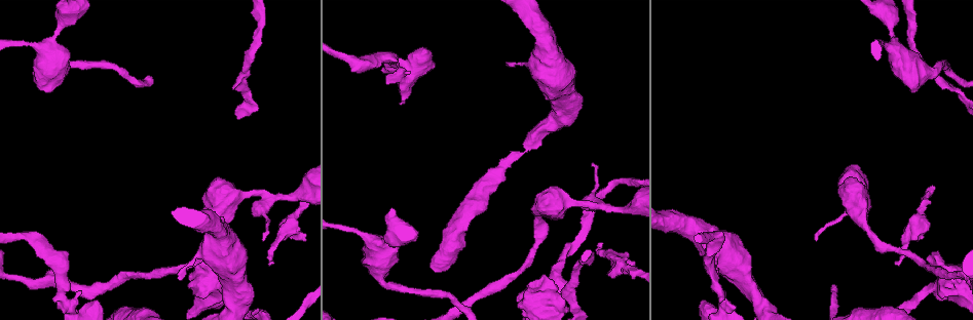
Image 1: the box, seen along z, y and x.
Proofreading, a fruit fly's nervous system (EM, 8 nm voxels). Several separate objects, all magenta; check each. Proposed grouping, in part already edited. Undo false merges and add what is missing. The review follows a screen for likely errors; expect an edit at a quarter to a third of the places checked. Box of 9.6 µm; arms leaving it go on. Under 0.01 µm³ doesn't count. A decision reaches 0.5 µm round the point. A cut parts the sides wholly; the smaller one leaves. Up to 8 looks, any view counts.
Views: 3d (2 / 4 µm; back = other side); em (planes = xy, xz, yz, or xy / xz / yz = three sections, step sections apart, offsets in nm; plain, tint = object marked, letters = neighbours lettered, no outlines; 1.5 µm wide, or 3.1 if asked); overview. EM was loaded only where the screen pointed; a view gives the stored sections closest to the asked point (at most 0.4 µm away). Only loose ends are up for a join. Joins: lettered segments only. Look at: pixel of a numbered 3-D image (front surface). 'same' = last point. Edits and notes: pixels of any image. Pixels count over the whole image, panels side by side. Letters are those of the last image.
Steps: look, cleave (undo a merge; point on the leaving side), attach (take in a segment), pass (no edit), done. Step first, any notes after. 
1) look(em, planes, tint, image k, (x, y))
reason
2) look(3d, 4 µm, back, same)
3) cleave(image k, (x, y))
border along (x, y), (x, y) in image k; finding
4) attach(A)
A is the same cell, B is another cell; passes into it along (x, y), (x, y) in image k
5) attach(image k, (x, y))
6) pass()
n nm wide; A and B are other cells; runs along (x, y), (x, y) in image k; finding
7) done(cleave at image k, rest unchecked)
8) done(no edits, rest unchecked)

look(em, xz, step 4, tint, image 1, (939, 298))
thick end

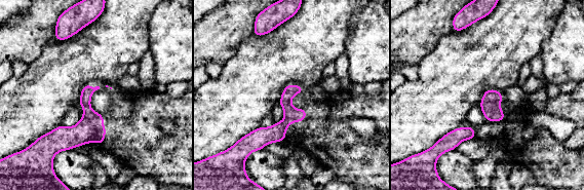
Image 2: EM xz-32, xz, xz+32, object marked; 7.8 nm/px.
look(em, xy, step 4, letters, same)
cut it another way

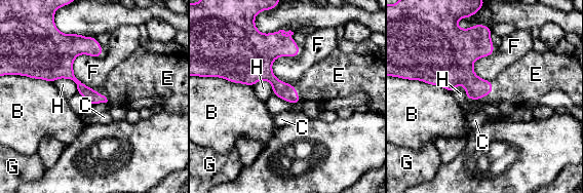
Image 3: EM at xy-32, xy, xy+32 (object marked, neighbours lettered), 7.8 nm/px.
attach(E)
F touches over 300 nm; E is the same cell, B, C, F, G and H are other cells; passes into it along (475, 87), (491, 91), (519, 83) in image 3; the neuron continues

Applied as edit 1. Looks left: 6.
look(em, xy, step 8, letters, image 1, (596, 207))
three-way junction

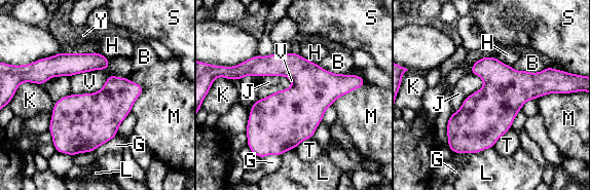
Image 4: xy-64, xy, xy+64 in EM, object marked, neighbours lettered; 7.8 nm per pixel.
look(em, planes, letters, same)
another direction

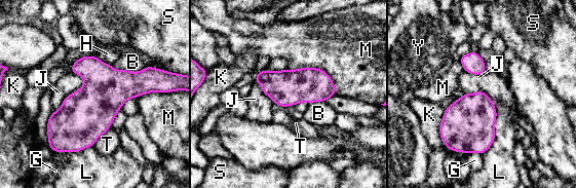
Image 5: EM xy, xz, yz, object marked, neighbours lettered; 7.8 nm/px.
pass()
280 nm wide; B, G, H, J, K, L, M, S, T and Y are other cells; border along (148, 65), (138, 71), (111, 66) in image 5; all the same neuron

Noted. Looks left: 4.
look(em, xy, step 4, letters, image 1, (933, 71))
sudden change in width

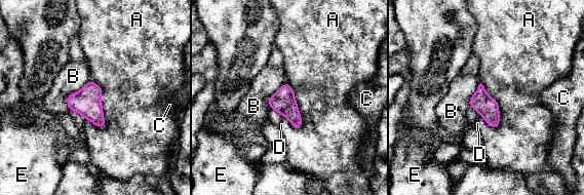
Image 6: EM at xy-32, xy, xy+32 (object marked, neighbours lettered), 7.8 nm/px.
pass()
170 nm wide; A touches over 400 nm; A, B, C, D and E are other cells; all the same neuron

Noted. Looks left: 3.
done(attach at image 3, rest unchecked)

